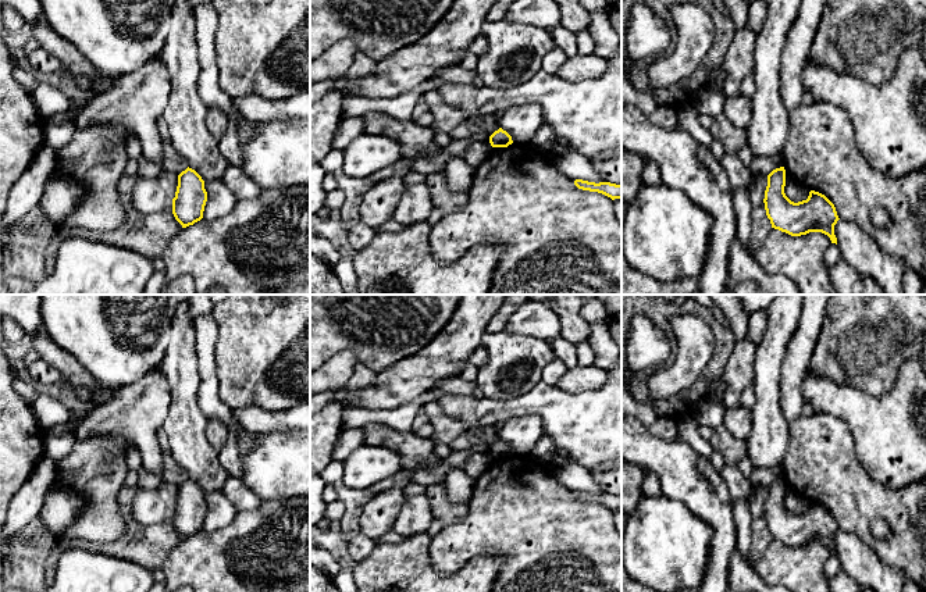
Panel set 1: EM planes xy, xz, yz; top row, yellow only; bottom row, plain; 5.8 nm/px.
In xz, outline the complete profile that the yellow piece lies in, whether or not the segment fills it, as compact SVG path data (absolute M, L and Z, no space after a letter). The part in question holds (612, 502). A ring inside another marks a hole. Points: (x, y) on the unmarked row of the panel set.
M576 491L574 496L583 502L602 504L602 506L610 509L612 511L622 510L622 496L616 496L616 495L610 495L610 493L595 495L595 493L588 493L588 492L583 492L583 491Z

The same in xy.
M186 479L178 486L178 498L172 510L172 525L175 531L186 539L203 529L207 503L204 492L192 479Z

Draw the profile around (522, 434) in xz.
M537 414L520 416L506 420L498 435L512 447L514 456L530 457L544 435L544 424Z

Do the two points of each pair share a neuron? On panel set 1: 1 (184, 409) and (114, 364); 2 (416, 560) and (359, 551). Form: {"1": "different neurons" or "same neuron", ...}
{"1": "different neurons", "2": "different neurons"}

